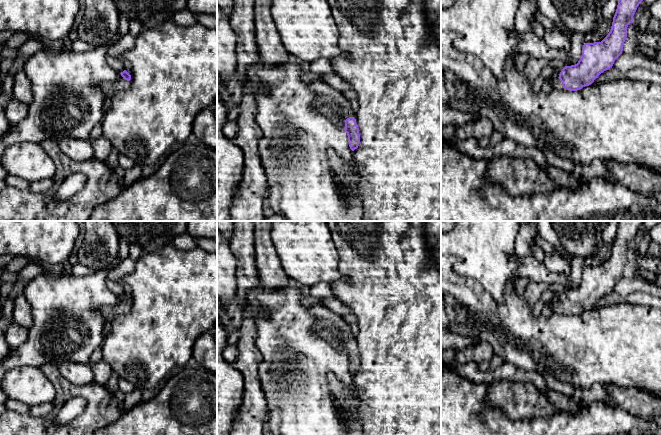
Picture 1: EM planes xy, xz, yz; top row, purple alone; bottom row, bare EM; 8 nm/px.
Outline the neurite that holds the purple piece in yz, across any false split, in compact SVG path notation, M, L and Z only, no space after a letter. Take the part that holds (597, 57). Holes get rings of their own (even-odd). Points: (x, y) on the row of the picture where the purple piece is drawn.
M618 0L617 9L608 35L601 42L585 43L578 63L565 66L559 76L553 79L553 89L563 87L570 91L580 90L585 86L591 85L601 73L612 68L615 60L622 54L623 44L627 37L627 27L630 23L633 23L633 16L642 1L643 0Z

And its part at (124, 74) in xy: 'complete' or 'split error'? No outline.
split error

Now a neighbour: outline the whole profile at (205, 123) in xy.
M212 107L201 110L193 121L193 132L203 145L217 150L217 118Z

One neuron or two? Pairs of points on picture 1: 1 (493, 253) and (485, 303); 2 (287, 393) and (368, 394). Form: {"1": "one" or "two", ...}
{"1": "two", "2": "two"}

